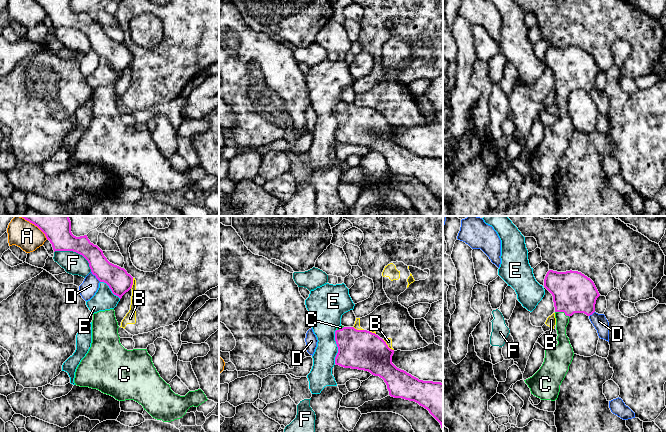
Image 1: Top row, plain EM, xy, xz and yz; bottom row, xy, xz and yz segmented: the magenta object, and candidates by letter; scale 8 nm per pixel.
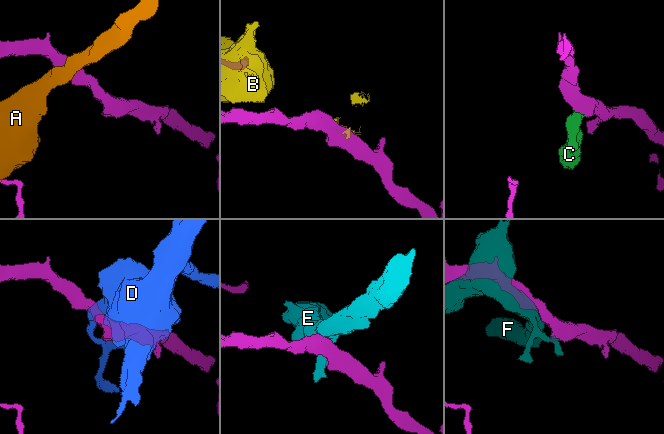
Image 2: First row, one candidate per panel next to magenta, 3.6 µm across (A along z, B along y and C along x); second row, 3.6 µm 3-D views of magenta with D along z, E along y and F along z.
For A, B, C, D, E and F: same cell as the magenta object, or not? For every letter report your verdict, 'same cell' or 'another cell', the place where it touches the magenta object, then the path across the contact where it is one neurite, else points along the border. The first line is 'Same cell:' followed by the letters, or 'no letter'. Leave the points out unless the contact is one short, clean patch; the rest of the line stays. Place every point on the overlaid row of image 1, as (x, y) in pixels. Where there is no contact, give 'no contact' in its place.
Same cell: C
A: another cell; meets magenta in xy at (34, 224)
B: another cell; meets magenta in xz at (387, 345)
C: same cell; meets magenta in yz at (562, 311); runs through yz (573, 292), (562, 311), (562, 320)
D: another cell; meets magenta in xy at (95, 275)
E: another cell; meets magenta in xz at (337, 346)
F: another cell; meets magenta in xy at (76, 252)

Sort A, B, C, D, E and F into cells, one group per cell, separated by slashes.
A / B / C / D / E / F

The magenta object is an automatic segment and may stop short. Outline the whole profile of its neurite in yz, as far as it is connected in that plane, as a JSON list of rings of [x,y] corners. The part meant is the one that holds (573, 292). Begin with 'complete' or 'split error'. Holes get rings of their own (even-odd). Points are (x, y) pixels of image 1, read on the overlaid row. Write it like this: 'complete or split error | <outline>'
split error | [[[549,270],[544,279],[544,287],[553,296],[558,344],[545,350],[544,362],[540,369],[524,381],[534,396],[541,400],[555,401],[574,356],[566,335],[569,318],[574,313],[592,315],[600,294],[590,278],[572,270]]]

